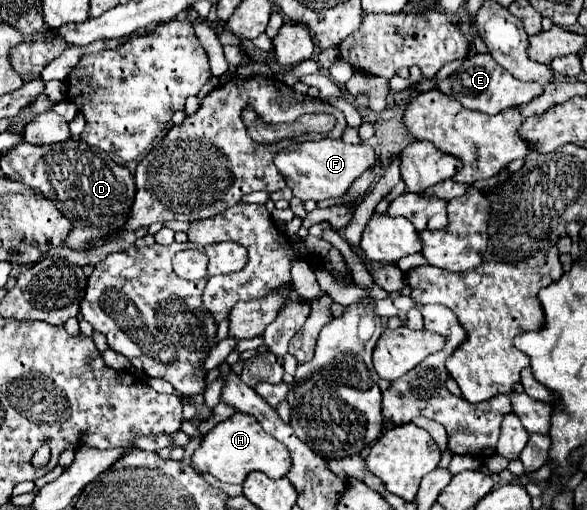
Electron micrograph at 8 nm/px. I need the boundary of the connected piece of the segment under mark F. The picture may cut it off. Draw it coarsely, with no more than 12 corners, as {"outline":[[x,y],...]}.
{"outline":[[334,138],[274,156],[300,200],[340,198],[376,162]]}

